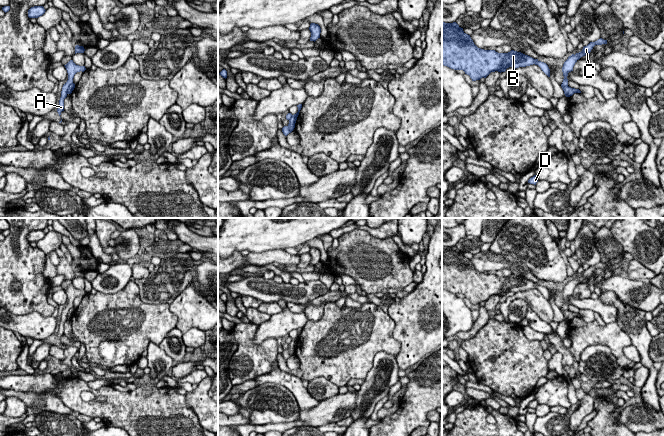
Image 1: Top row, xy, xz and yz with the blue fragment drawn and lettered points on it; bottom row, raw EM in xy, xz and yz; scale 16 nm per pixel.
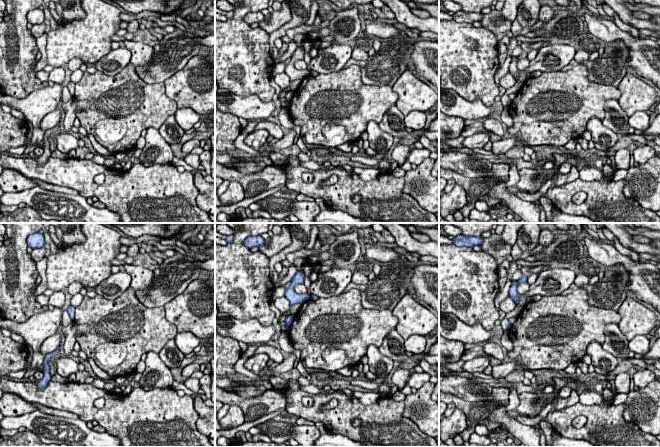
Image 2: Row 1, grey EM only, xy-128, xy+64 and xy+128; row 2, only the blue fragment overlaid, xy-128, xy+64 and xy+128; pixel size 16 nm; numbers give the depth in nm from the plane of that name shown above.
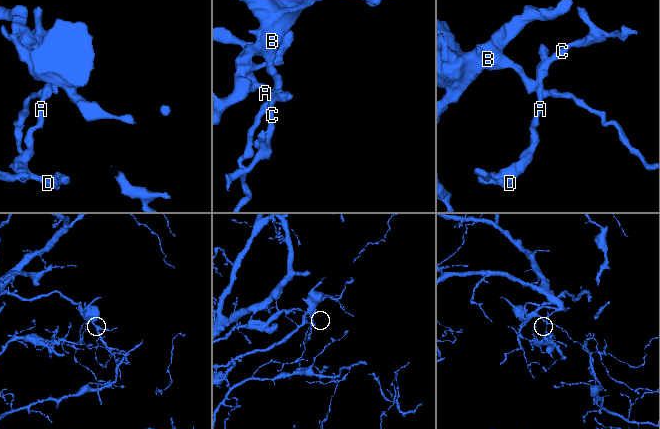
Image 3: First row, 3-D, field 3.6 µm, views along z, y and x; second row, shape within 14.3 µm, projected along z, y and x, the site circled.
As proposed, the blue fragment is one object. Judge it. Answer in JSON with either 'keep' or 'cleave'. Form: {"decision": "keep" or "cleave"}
{"decision": "cleave"}

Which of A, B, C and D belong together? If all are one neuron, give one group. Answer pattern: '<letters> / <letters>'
A C D / B

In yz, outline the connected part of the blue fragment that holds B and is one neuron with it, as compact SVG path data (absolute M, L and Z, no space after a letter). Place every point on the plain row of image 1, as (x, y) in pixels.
M442 245L442 289L463 294L472 305L486 302L491 296L501 297L509 291L516 293L533 288L538 289L550 301L550 293L546 287L514 274L498 277L495 274L478 272L470 259L456 246Z

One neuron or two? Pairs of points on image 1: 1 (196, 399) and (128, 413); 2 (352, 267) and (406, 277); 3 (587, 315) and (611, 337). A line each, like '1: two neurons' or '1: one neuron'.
1: two neurons
2: one neuron
3: two neurons

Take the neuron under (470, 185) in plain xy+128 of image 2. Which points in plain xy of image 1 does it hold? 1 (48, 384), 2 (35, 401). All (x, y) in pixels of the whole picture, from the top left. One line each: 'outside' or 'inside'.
1: outside
2: inside

